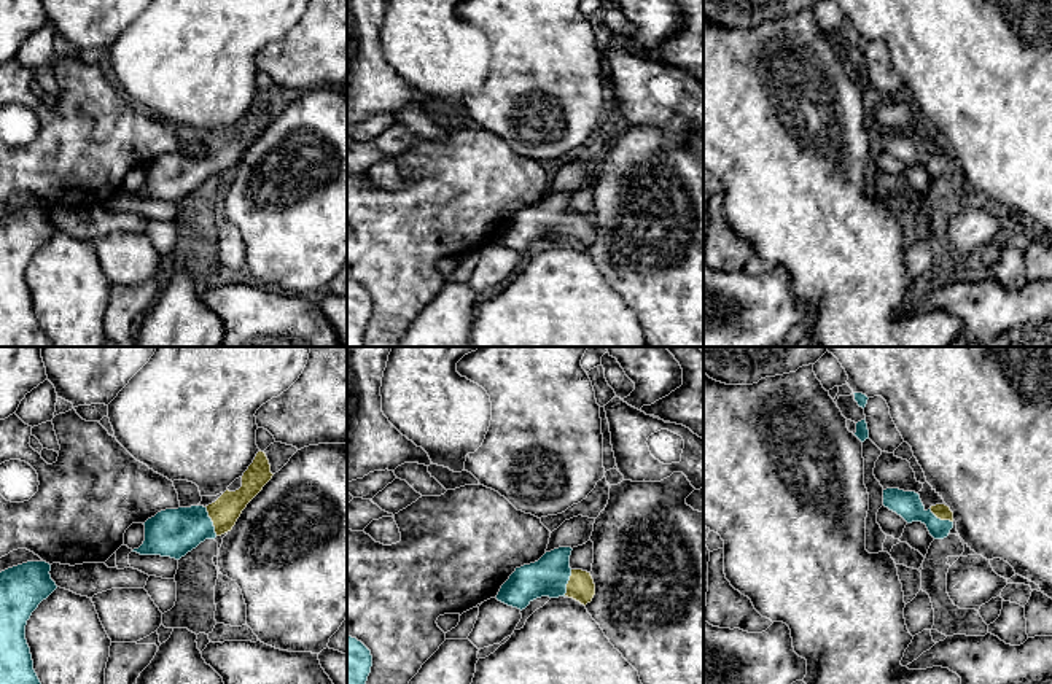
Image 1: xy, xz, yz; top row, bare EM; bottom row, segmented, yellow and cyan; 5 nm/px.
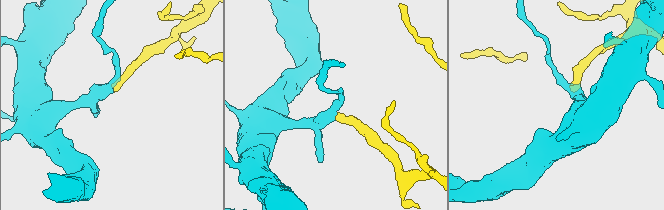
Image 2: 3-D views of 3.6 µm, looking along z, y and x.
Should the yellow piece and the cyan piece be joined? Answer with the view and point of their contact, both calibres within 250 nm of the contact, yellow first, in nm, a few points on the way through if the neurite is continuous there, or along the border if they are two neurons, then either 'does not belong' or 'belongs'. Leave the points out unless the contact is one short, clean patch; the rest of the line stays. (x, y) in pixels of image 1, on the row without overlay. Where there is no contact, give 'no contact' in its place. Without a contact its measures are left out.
contact xy (212, 164); calibres 150 and 240 nm; way xy (226, 153), (212, 164), (172, 177); belongs

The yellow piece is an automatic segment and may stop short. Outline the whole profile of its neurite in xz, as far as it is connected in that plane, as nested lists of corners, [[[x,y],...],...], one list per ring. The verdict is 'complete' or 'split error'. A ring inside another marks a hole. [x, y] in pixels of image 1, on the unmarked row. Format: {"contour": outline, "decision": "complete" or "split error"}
{"contour": [[[559,191],[535,207],[516,212],[497,243],[520,255],[541,240],[568,240],[586,250],[595,239],[595,227],[590,216],[570,212],[571,194]]], "decision": "split error"}

